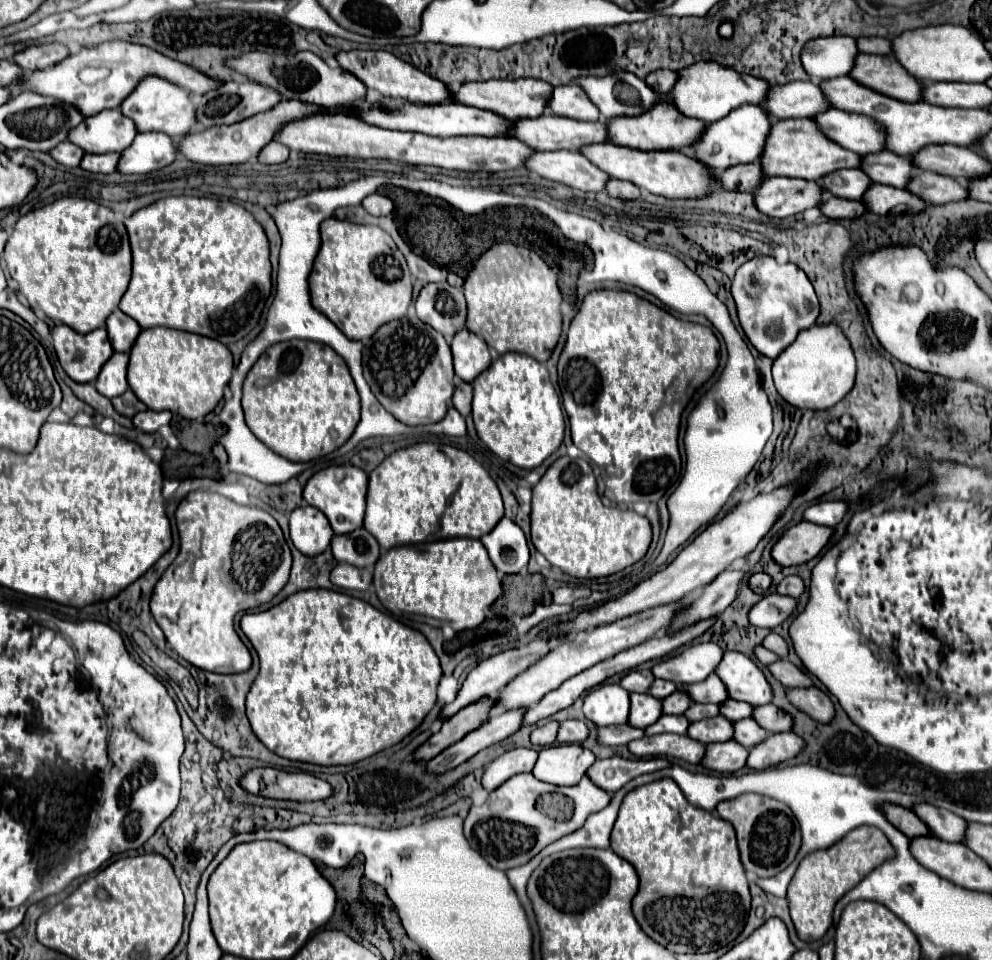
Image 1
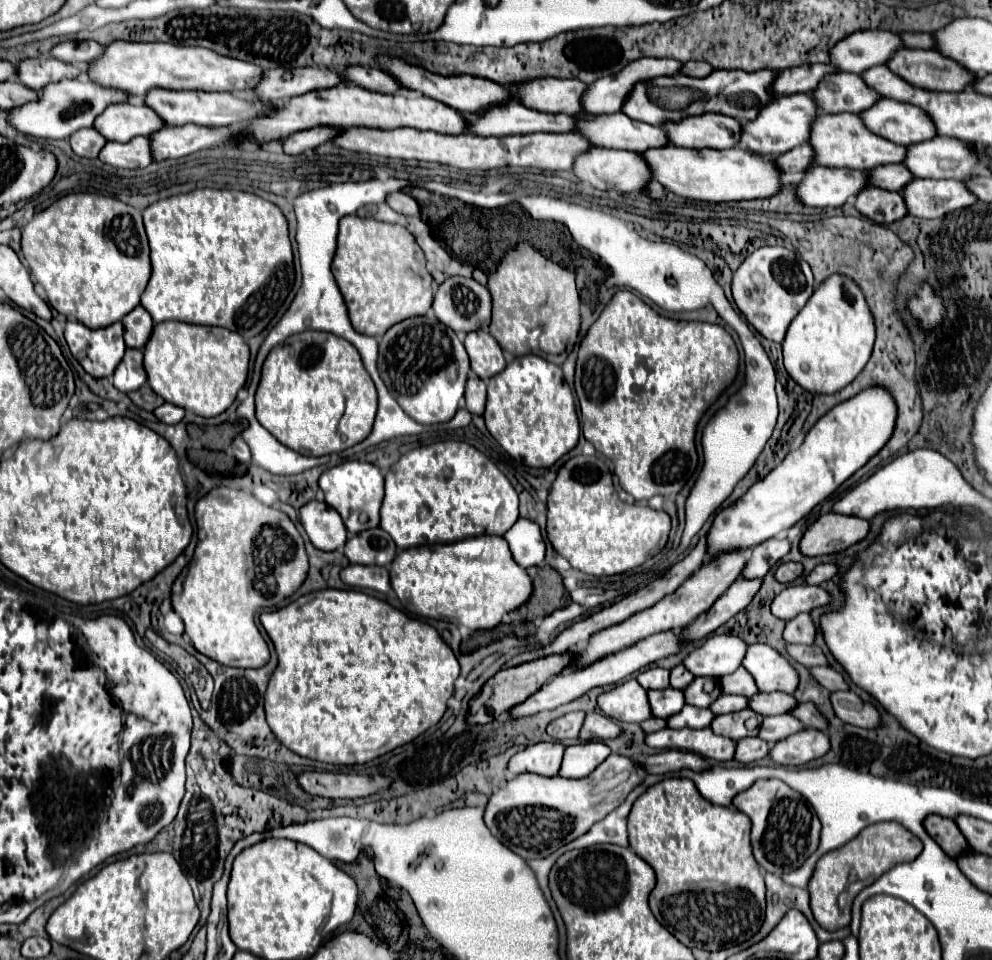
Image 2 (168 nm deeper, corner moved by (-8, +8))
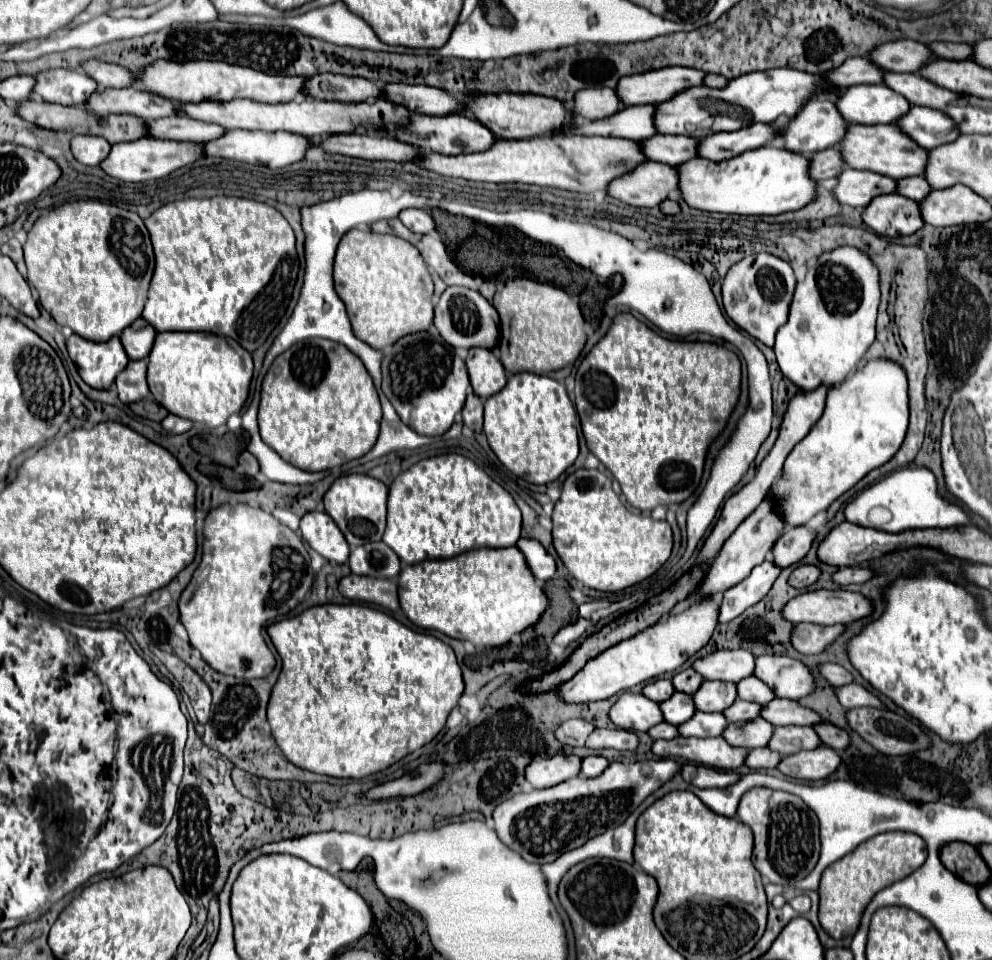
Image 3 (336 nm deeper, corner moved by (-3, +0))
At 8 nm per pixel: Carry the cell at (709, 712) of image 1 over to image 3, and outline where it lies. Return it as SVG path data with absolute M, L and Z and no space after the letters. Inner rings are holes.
M736 700L728 710L724 710L724 716L730 722L746 722L746 720L754 720L760 716L762 706L756 702L746 702L746 700Z

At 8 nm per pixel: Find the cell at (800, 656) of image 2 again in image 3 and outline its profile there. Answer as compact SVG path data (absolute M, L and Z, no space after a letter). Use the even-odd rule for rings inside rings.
M822 664L822 668L820 668L820 672L822 672L822 676L832 684L832 686L844 686L844 684L852 684L854 682L854 676L846 670L846 668L842 668L842 666L838 666L838 664Z

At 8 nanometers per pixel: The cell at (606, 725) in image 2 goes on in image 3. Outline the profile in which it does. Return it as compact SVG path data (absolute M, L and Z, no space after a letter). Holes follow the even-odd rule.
M596 728L588 740L588 748L614 748L614 750L636 750L638 748L638 736L628 730L604 730Z

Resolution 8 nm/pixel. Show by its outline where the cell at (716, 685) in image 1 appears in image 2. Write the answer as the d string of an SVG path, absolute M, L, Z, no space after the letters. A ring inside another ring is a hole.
M743 666L737 668L737 672L733 672L729 676L721 676L719 684L721 684L723 694L741 694L741 696L751 698L753 694L759 692L757 686L755 686L753 676L749 676L749 672Z

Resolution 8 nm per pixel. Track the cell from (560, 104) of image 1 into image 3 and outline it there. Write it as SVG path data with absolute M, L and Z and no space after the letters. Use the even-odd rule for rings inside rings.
M670 66L670 68L644 72L644 74L624 76L618 82L616 92L626 106L660 104L664 100L672 100L676 92L688 90L692 86L702 86L704 76L706 72L700 72L696 68Z

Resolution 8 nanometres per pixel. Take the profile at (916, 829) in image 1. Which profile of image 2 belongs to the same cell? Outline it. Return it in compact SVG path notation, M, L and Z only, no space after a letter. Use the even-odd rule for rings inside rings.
M927 816L925 818L925 830L929 832L929 836L943 848L945 854L949 854L951 858L957 858L961 852L969 850L967 840L963 838L961 830L957 828L957 824L951 818L943 818L943 816Z

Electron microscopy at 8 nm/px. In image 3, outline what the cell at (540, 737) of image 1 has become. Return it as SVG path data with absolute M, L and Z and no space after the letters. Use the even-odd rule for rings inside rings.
M568 720L556 730L556 738L566 746L584 746L586 738L594 732L594 724L586 720Z

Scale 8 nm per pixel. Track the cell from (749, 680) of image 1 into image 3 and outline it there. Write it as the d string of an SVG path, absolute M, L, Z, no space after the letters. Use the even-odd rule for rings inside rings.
M758 656L754 676L766 682L778 698L800 700L816 688L812 668L788 656Z

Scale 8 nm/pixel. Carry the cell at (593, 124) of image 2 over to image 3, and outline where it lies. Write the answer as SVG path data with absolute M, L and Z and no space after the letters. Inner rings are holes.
M656 134L642 142L644 154L650 160L664 162L670 166L680 166L692 158L698 158L698 138L692 136L664 136Z

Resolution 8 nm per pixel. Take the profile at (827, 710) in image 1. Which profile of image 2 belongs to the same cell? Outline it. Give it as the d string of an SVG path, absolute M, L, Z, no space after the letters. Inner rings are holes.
M849 690L833 692L831 704L833 704L835 714L847 724L855 724L861 728L879 726L879 712L871 704L865 704L855 692L849 692Z

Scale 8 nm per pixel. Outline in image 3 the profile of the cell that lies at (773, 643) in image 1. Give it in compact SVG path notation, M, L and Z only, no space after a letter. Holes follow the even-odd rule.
M796 624L792 644L802 654L820 654L828 648L846 626L820 626L820 624Z

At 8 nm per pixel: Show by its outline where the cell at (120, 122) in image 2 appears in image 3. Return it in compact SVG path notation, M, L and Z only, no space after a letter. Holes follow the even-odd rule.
M180 116L160 118L148 124L152 138L168 140L192 140L192 142L210 142L226 134L226 128L218 124L204 124L202 120L188 120Z

